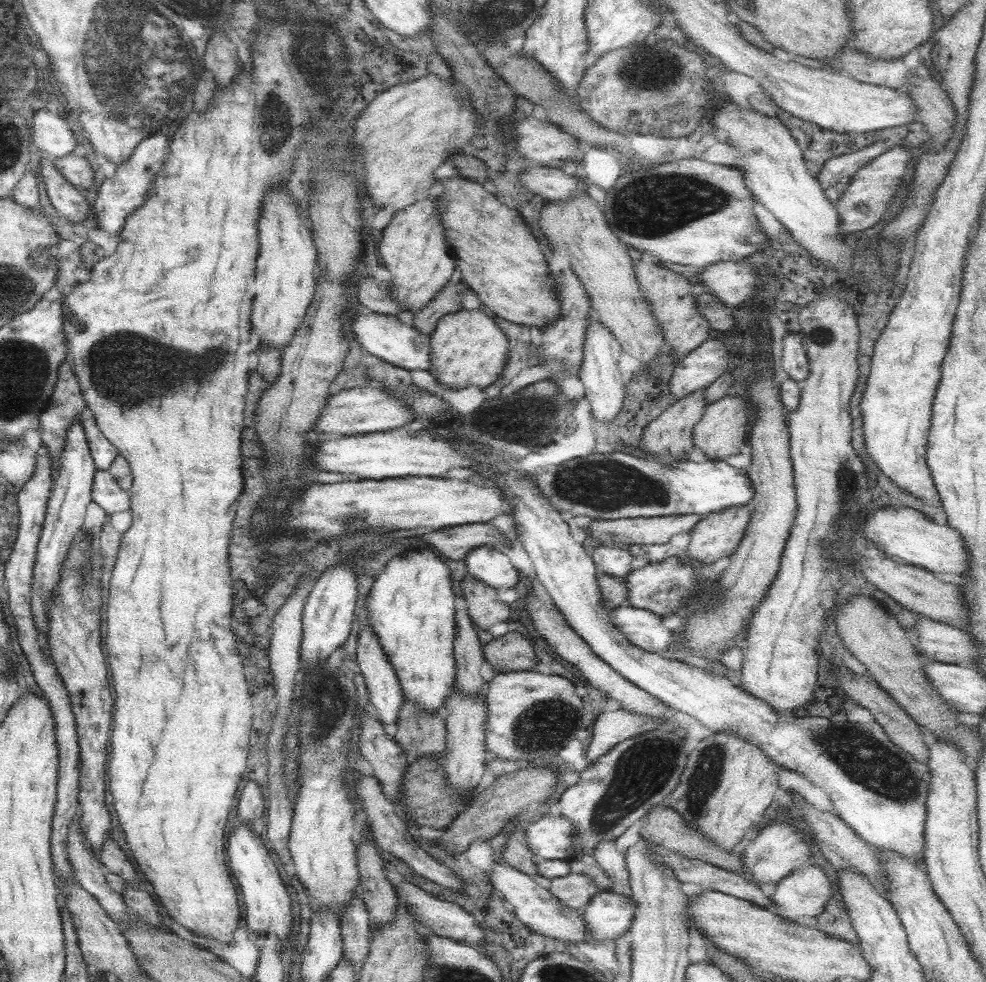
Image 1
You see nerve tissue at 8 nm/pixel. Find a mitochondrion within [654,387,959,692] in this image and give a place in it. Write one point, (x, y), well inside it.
(847, 482)

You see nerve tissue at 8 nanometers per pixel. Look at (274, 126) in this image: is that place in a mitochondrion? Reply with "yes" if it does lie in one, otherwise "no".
yes

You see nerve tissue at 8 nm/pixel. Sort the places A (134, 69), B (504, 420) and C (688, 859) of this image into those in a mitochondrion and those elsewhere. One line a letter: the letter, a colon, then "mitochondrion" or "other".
A: mitochondrion
B: mitochondrion
C: other

